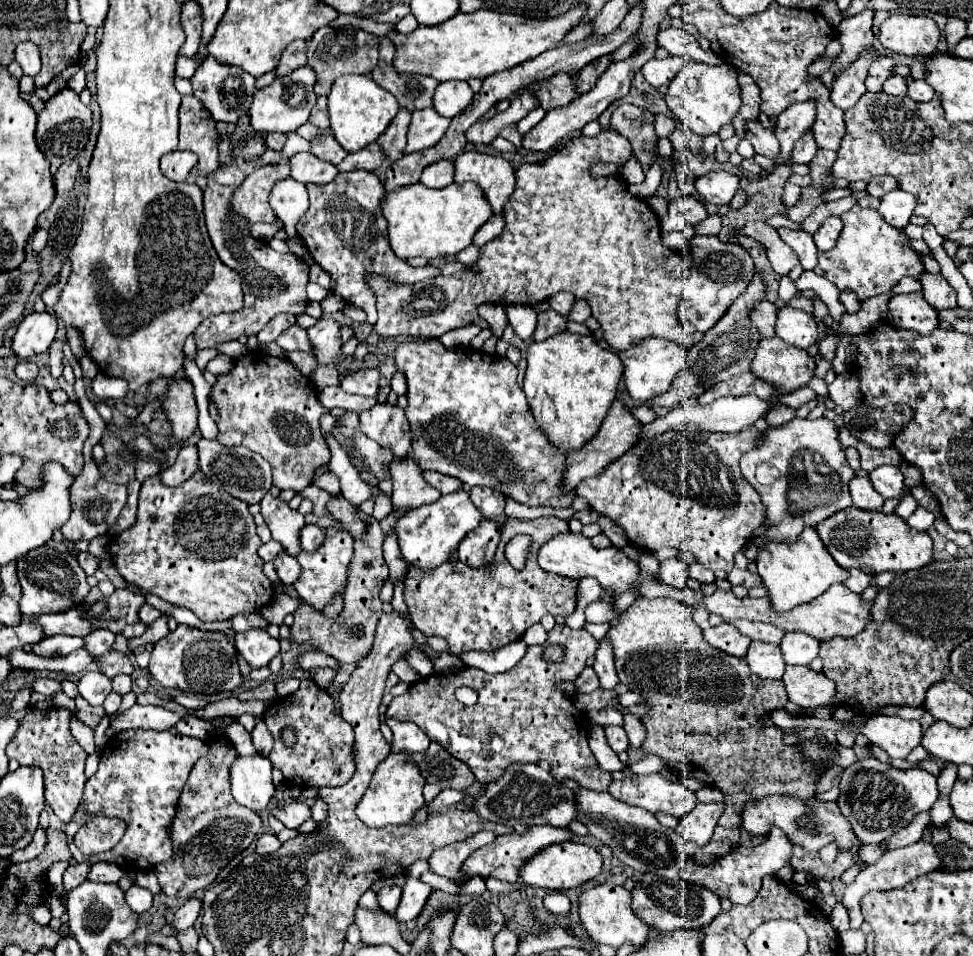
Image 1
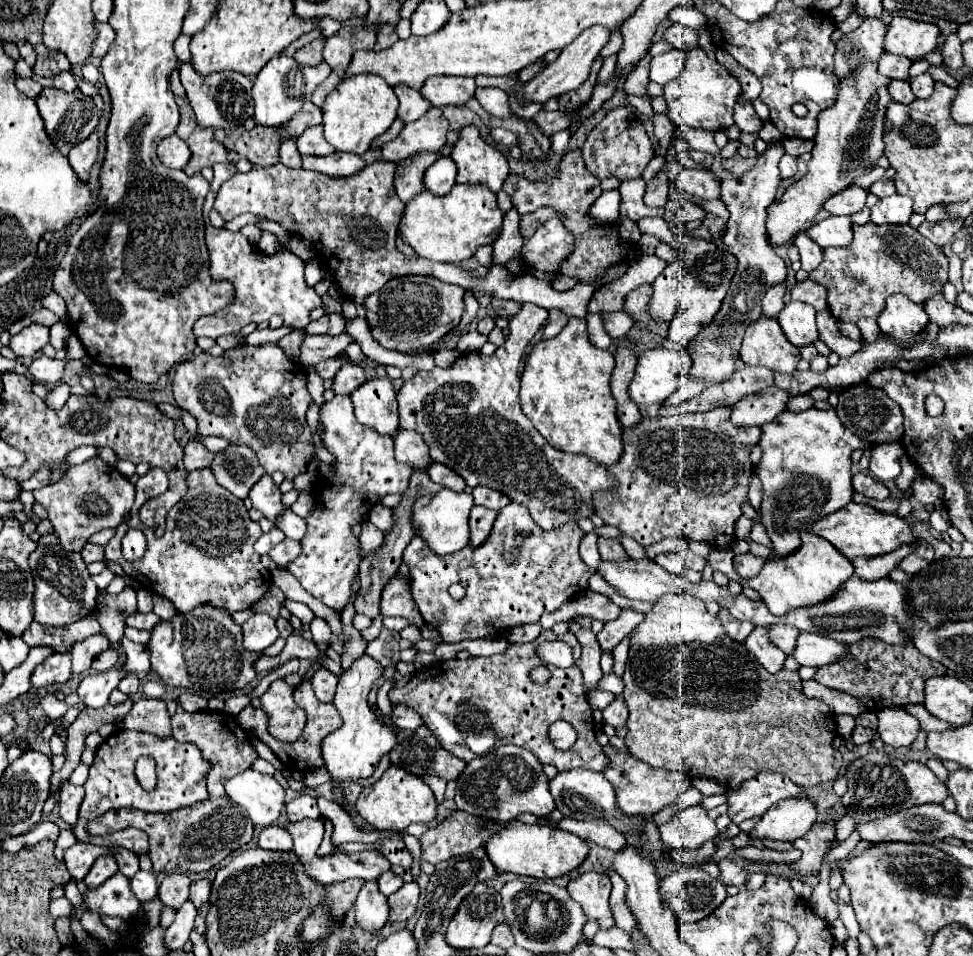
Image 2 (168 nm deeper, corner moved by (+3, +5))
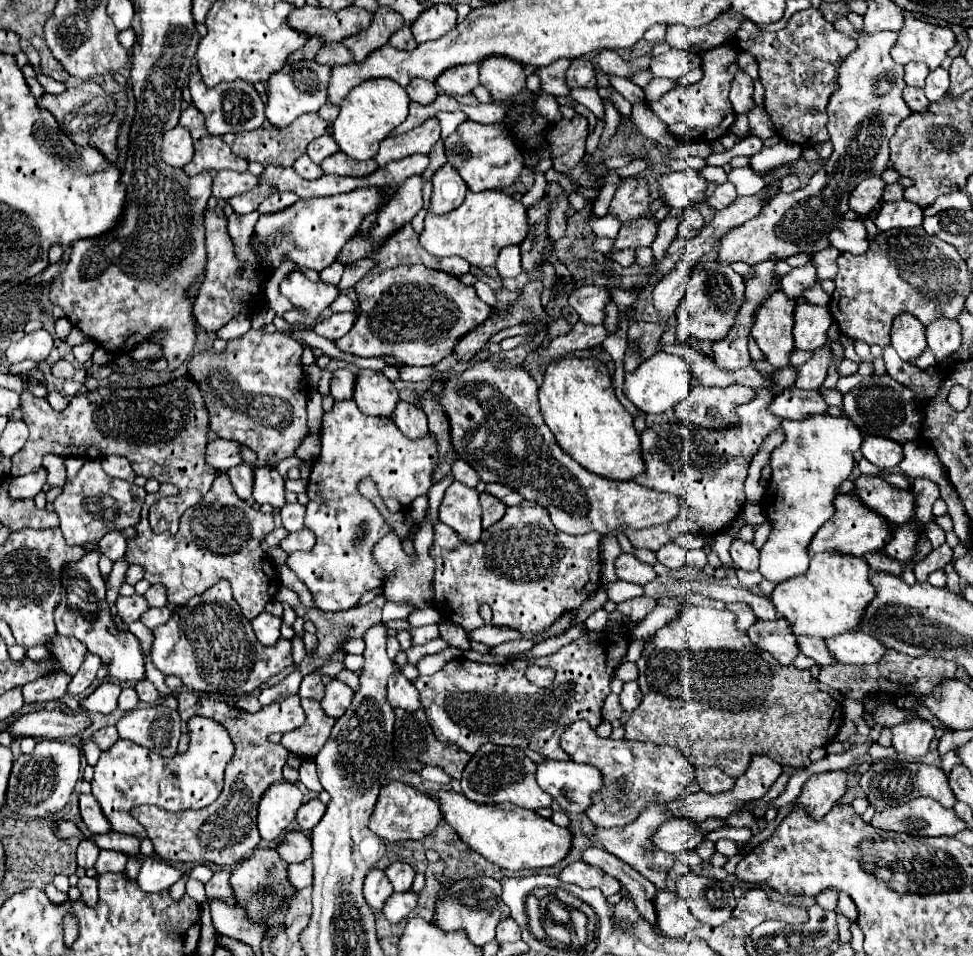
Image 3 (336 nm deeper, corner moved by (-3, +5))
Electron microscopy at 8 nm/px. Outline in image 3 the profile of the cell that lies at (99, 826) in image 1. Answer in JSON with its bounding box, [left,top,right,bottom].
[130,692,306,866]

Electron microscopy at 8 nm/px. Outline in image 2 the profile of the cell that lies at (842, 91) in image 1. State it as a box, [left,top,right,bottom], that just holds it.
[834,18,888,78]

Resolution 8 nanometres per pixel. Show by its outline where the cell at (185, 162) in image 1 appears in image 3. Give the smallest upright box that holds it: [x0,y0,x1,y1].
[162,126,194,168]

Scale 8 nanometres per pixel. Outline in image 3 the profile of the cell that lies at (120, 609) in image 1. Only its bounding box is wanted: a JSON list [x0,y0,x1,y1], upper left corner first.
[116,594,148,624]

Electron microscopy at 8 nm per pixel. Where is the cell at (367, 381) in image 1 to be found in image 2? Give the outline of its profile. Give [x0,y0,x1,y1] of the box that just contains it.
[332,364,366,394]

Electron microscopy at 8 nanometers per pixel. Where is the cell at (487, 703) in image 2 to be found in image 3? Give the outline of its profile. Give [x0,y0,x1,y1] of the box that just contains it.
[414,612,632,760]

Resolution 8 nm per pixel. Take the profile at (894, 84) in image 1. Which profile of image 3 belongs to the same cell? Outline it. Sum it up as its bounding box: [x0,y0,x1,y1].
[902,86,930,112]

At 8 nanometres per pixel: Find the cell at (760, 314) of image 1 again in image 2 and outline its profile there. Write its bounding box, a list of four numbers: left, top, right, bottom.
[762,282,786,318]

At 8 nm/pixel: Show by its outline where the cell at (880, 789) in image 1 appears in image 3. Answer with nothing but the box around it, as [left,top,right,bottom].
[858,758,956,812]

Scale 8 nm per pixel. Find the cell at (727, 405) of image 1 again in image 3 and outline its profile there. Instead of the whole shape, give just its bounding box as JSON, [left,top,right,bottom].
[768,390,828,418]

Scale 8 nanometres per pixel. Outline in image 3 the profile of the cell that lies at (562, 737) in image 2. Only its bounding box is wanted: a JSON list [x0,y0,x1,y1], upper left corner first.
[560,720,694,828]

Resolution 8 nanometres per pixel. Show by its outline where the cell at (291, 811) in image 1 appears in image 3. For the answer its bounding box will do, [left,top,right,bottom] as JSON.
[296,798,326,830]

